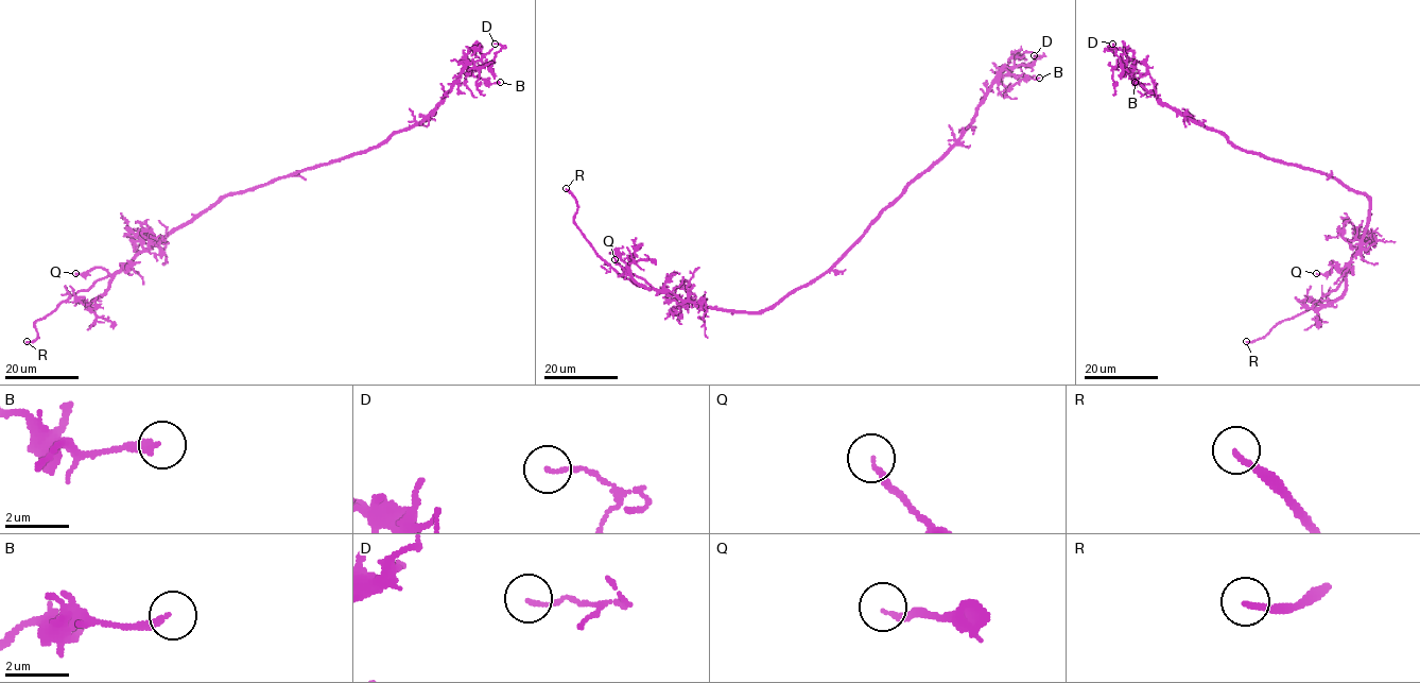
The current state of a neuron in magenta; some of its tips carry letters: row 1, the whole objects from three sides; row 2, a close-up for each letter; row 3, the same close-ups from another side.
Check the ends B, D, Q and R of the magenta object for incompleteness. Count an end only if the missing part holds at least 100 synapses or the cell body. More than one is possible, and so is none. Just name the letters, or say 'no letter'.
R

